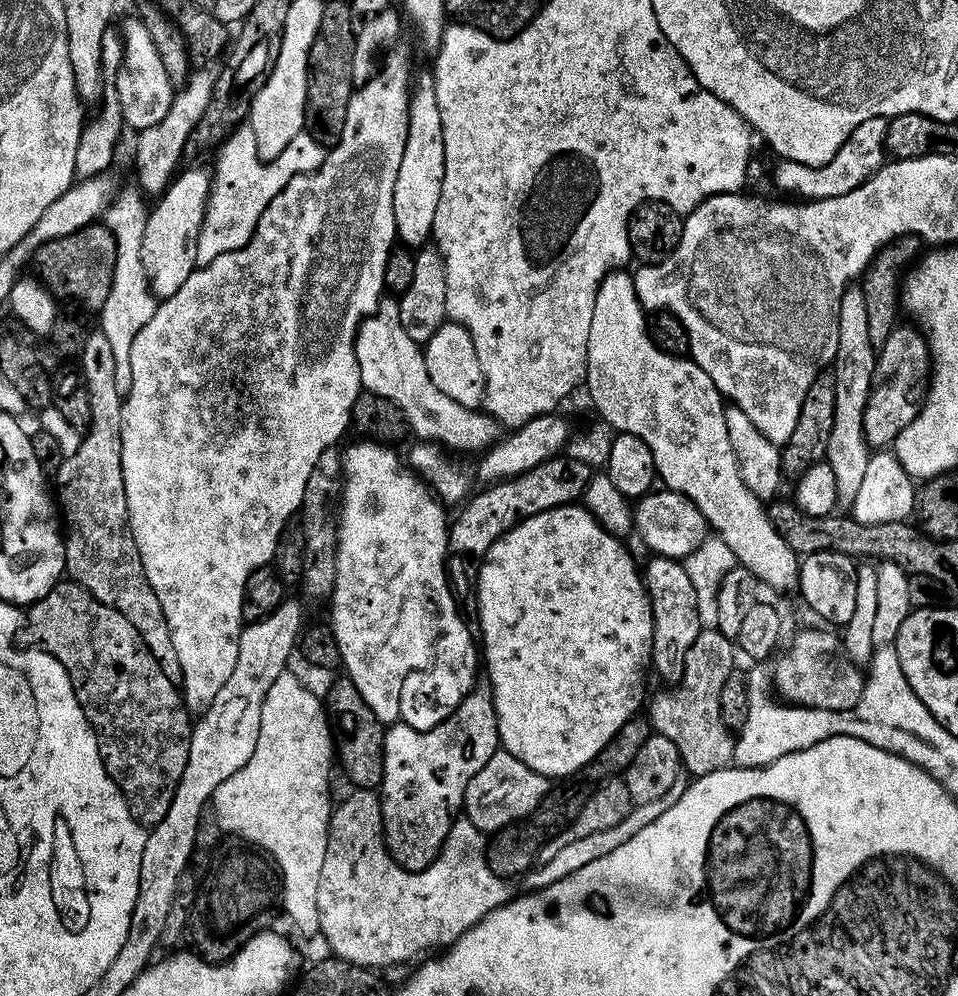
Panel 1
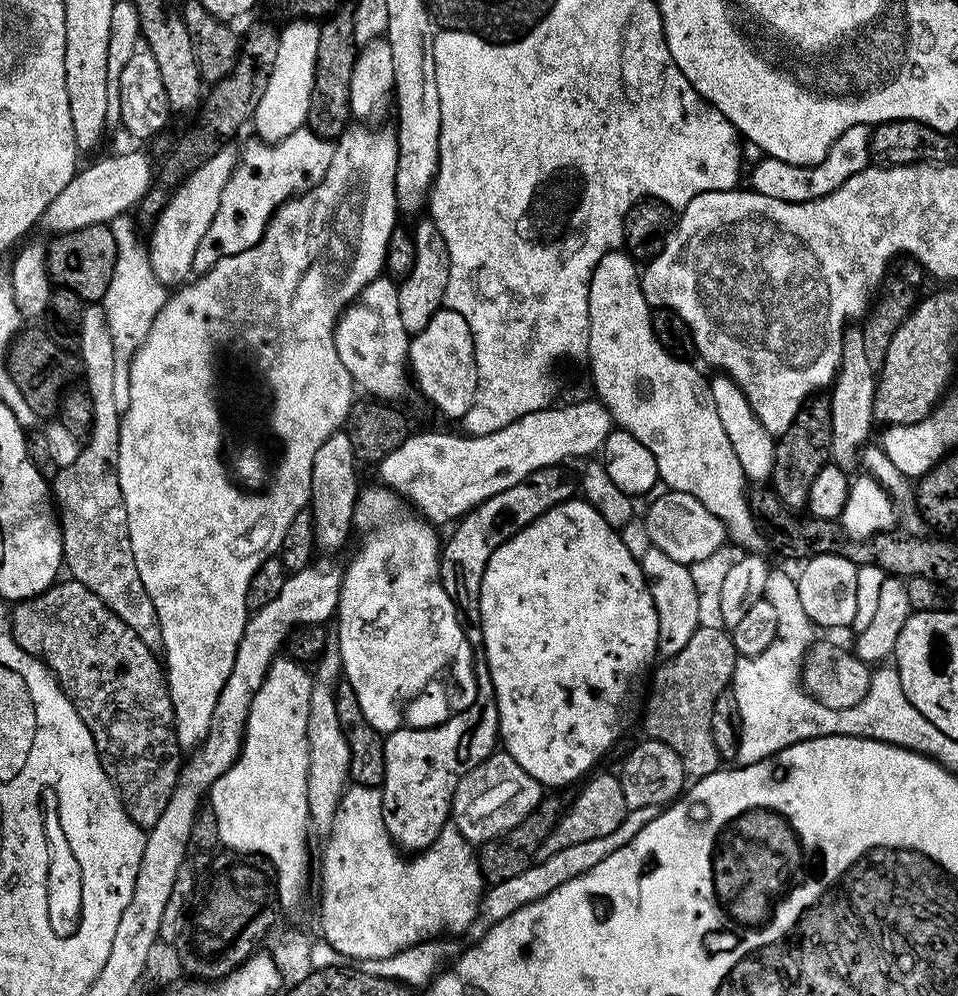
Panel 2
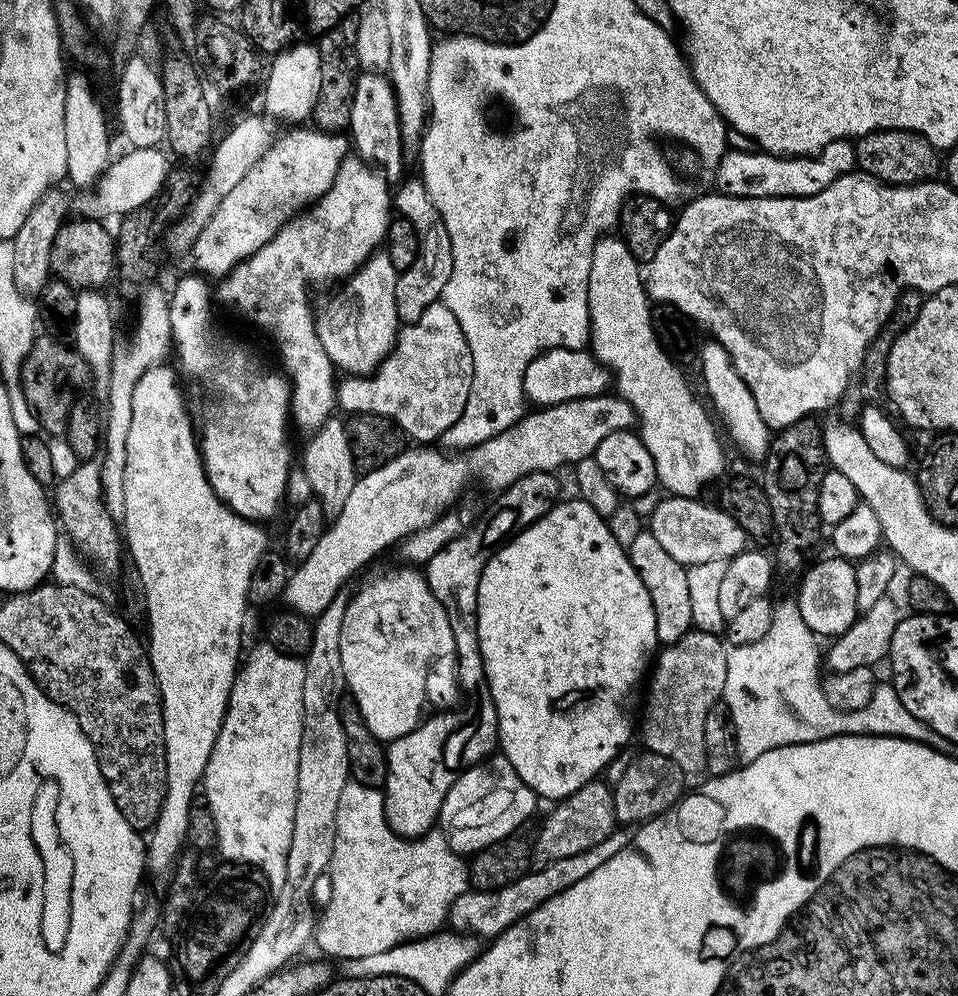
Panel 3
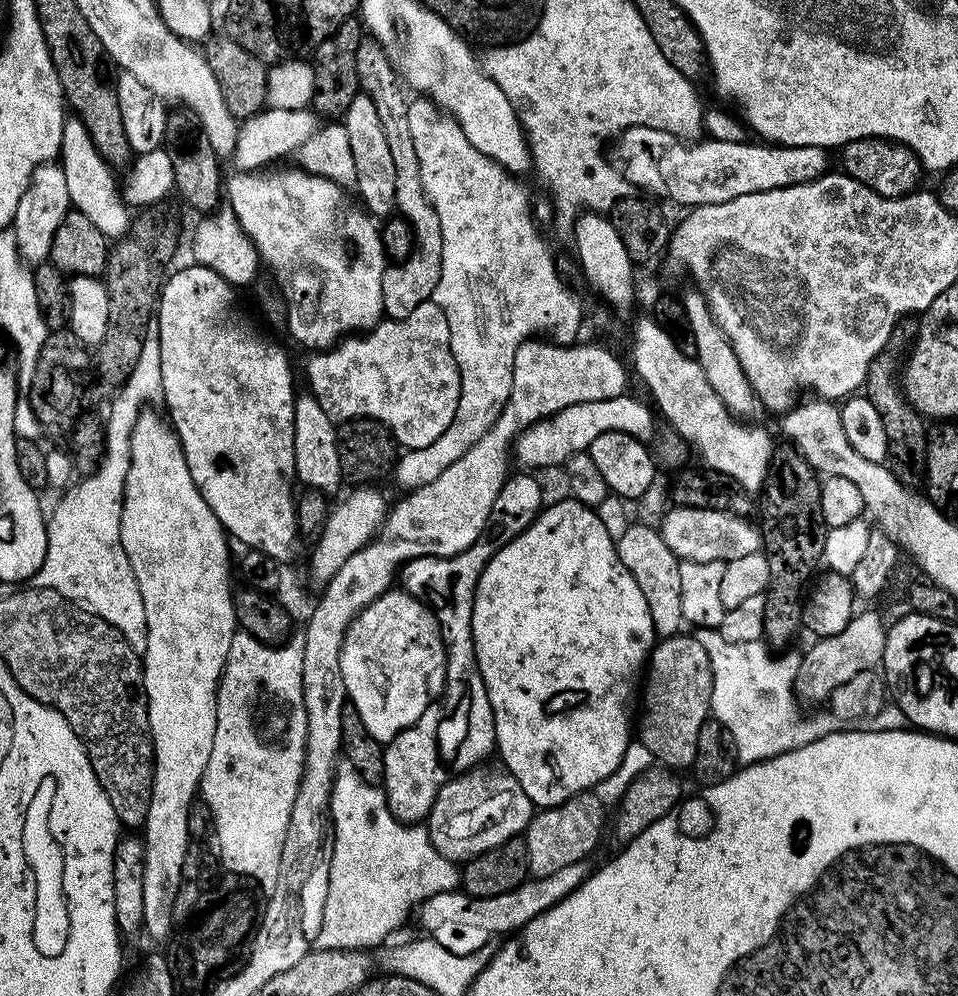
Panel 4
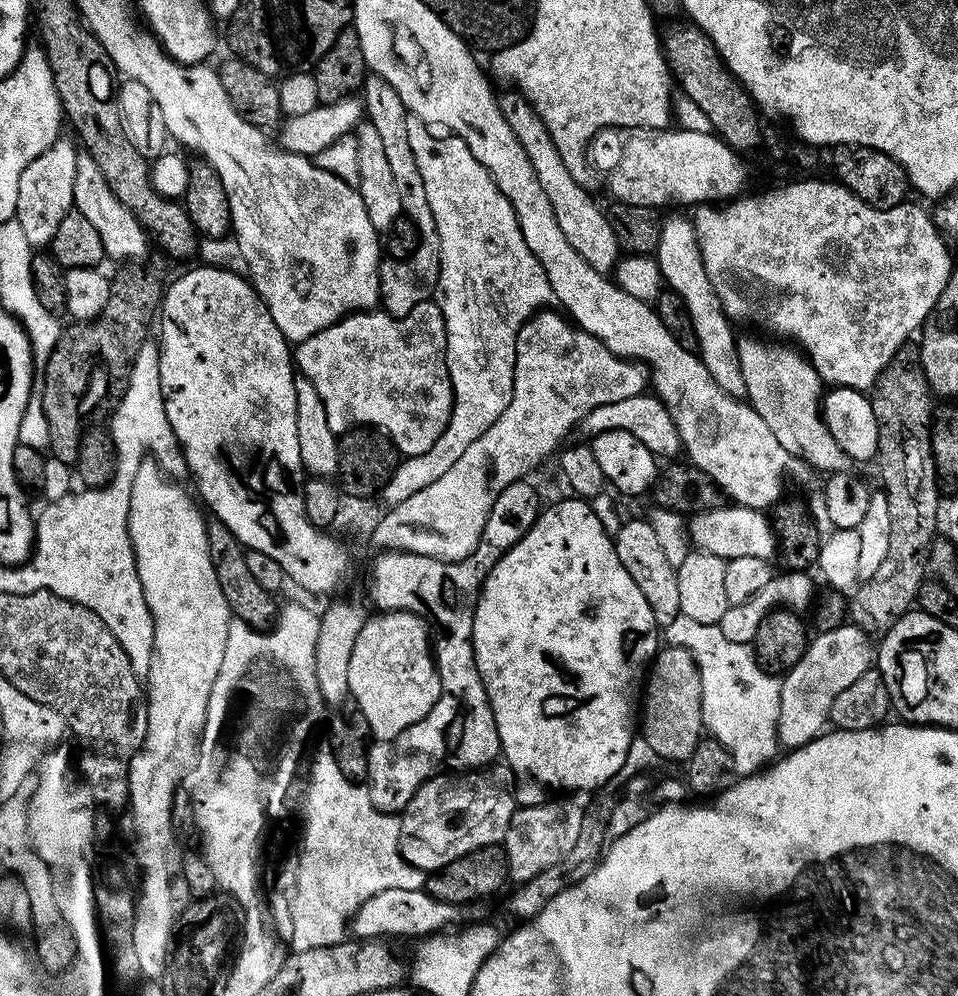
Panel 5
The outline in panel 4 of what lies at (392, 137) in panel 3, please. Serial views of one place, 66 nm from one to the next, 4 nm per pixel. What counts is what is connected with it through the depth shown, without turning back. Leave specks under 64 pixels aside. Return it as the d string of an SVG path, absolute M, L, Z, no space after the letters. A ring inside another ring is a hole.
M363 94L354 98L344 111L342 123L347 136L350 137L350 154L354 154L354 170L356 171L355 191L360 191L364 199L363 207L373 217L387 218L393 215L396 199L394 198L394 162L390 155L390 146L386 142L386 134L382 134L382 122L378 122L378 110L374 110L374 102Z

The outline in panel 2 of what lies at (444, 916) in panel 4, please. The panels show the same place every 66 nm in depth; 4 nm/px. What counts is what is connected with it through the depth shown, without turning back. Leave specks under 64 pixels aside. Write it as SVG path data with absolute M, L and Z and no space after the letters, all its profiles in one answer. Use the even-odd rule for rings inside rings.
M642 806L631 809L626 814L622 826L617 826L610 834L605 834L603 838L589 838L587 842L577 842L575 846L566 846L563 850L558 850L558 854L550 854L537 859L536 863L531 864L526 870L522 870L522 874L516 875L515 878L491 885L485 891L482 901L483 919L495 922L502 918L510 918L510 914L514 914L514 910L522 910L522 906L526 906L530 902L538 902L538 898L546 898L546 894L550 894L550 890L558 890L558 886L562 886L562 882L570 882L570 878L578 878L578 874L586 874L586 870L591 870L593 866L598 866L598 862L610 858L610 854L614 854L614 850L622 850L622 846L626 846L630 842L630 838L634 838L634 834L638 834L638 830L642 830L642 826L646 826L646 822L654 822L654 818L658 818L661 811L662 809L658 806Z

